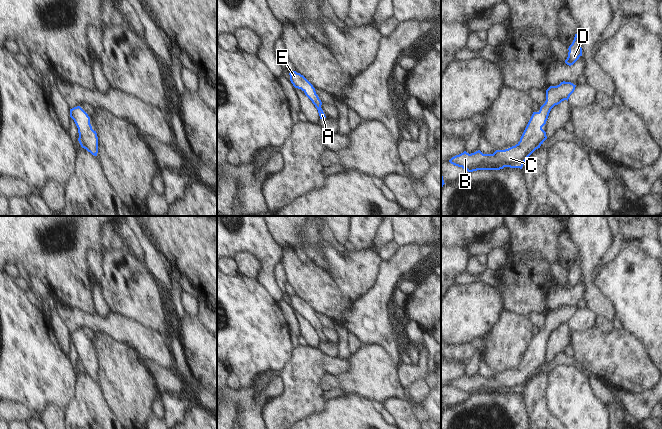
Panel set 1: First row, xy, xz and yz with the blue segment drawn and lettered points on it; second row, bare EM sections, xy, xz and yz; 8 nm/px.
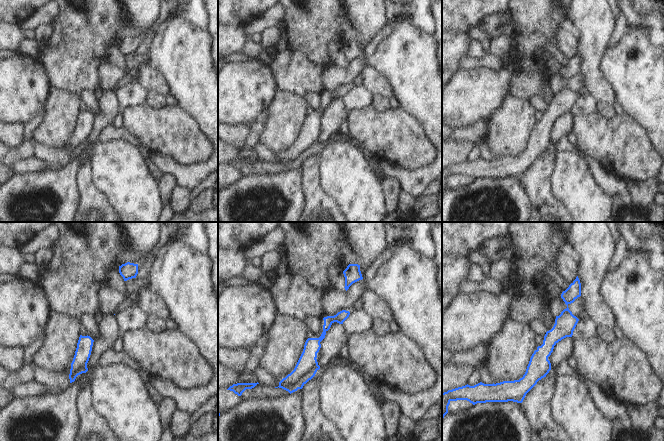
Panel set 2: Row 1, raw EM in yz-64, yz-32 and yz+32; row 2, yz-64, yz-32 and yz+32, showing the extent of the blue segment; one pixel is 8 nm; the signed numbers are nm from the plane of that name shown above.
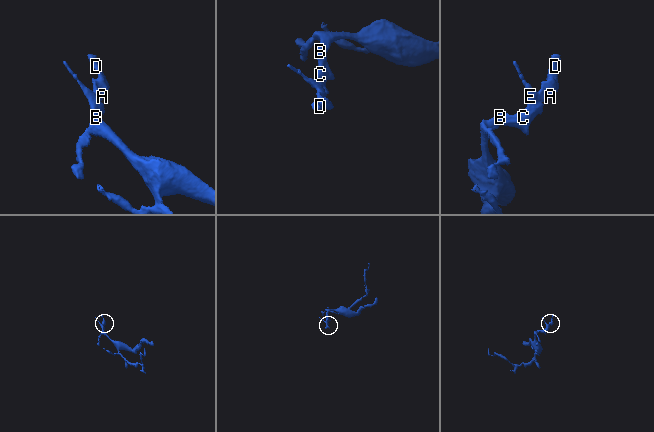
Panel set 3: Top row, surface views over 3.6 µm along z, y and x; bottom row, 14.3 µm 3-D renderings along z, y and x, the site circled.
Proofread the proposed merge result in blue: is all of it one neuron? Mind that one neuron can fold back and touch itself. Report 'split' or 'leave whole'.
leave whole

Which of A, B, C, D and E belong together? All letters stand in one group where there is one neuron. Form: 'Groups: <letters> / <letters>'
Groups: A B C D E.

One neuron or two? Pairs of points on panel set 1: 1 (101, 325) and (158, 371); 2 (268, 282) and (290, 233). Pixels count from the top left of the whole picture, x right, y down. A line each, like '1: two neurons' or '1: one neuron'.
1: two neurons
2: two neurons

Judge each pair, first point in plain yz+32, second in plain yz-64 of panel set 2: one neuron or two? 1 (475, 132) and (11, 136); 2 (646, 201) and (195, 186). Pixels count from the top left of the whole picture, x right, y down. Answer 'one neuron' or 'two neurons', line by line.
1: one neuron
2: one neuron

